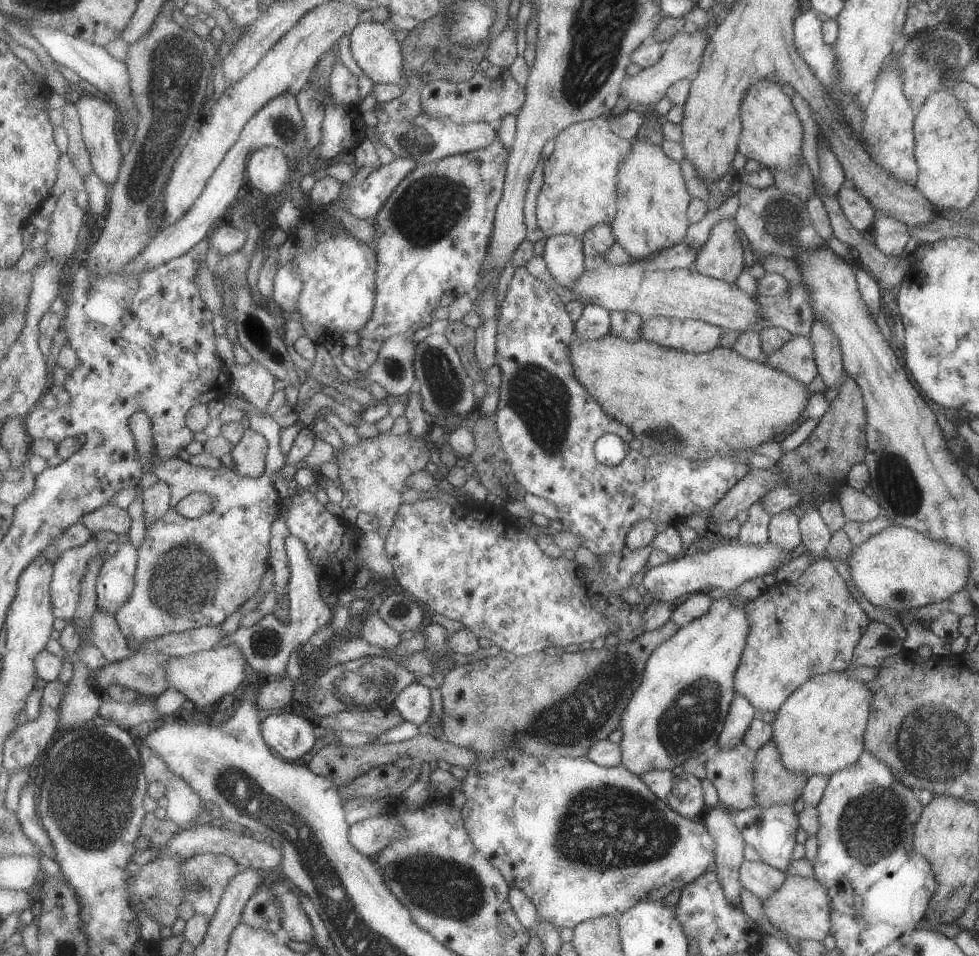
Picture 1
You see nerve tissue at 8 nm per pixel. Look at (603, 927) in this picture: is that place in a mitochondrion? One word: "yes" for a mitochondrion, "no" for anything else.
no

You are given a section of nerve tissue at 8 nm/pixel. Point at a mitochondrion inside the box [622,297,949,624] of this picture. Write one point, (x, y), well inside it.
(898, 488)

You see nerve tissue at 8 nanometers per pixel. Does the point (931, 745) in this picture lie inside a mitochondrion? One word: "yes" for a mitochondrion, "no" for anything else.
yes

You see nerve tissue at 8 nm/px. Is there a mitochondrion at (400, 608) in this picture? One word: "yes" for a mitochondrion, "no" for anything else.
yes

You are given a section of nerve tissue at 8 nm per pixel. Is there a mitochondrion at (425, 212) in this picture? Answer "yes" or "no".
yes

